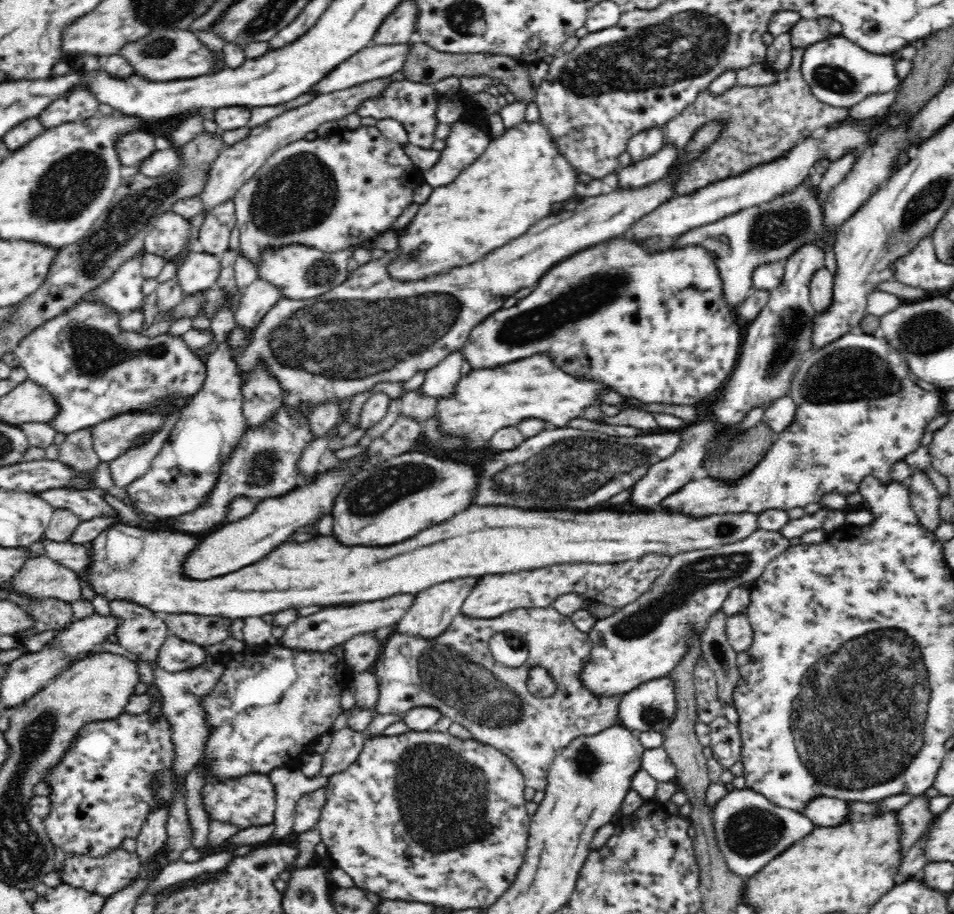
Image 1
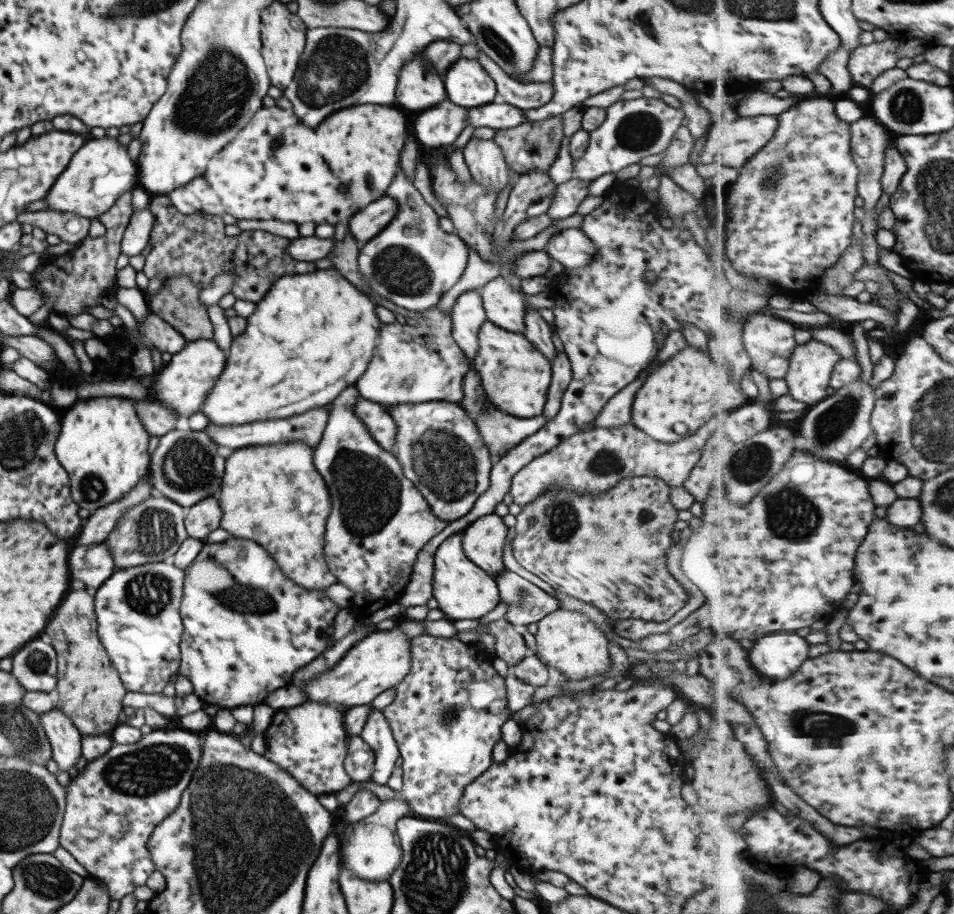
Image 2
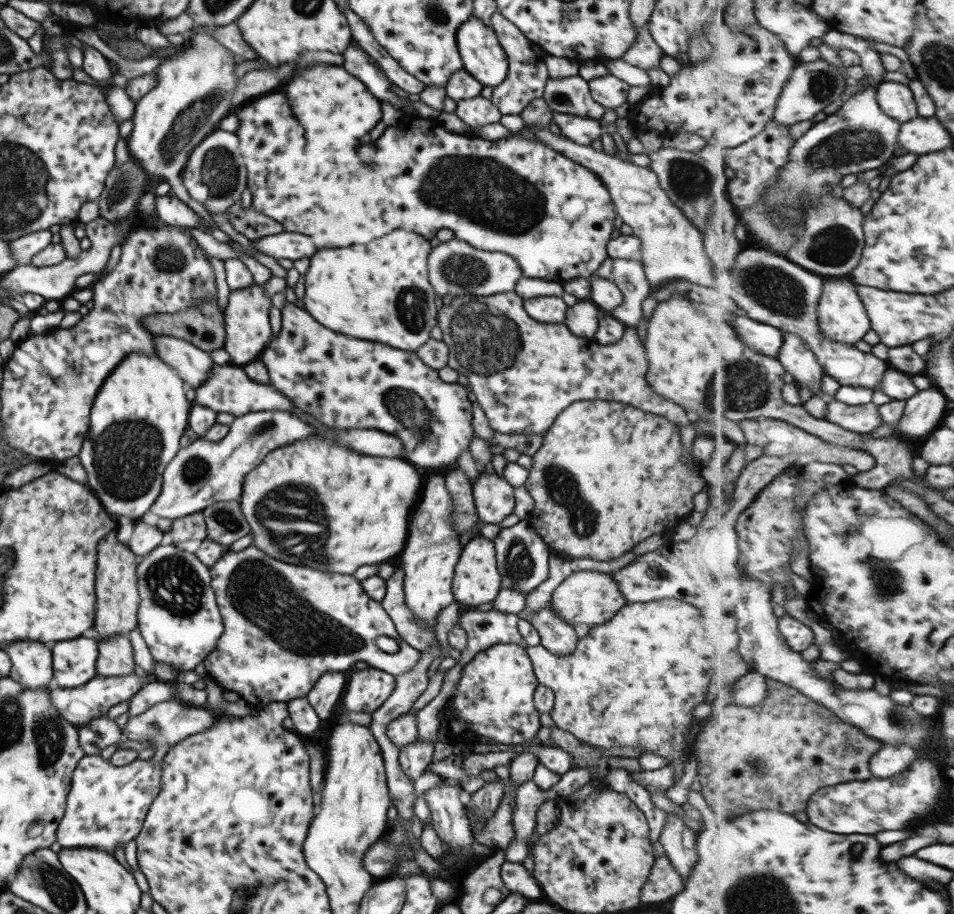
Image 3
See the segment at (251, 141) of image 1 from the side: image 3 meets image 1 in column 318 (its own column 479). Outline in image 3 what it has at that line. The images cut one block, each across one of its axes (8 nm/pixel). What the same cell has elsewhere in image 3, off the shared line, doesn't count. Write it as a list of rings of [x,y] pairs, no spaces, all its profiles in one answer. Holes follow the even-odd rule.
[[[481,95],[458,100],[454,113],[470,128],[499,122],[501,115],[498,108],[490,100],[481,97]]]

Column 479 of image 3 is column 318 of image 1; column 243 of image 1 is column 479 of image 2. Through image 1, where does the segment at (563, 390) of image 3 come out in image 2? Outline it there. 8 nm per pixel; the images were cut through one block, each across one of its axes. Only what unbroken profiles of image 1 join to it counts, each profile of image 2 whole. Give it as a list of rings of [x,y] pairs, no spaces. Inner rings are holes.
[[[483,322],[477,331],[477,352],[472,366],[489,402],[503,413],[517,418],[533,418],[543,412],[550,383],[550,362],[537,352],[522,333],[509,332]]]

